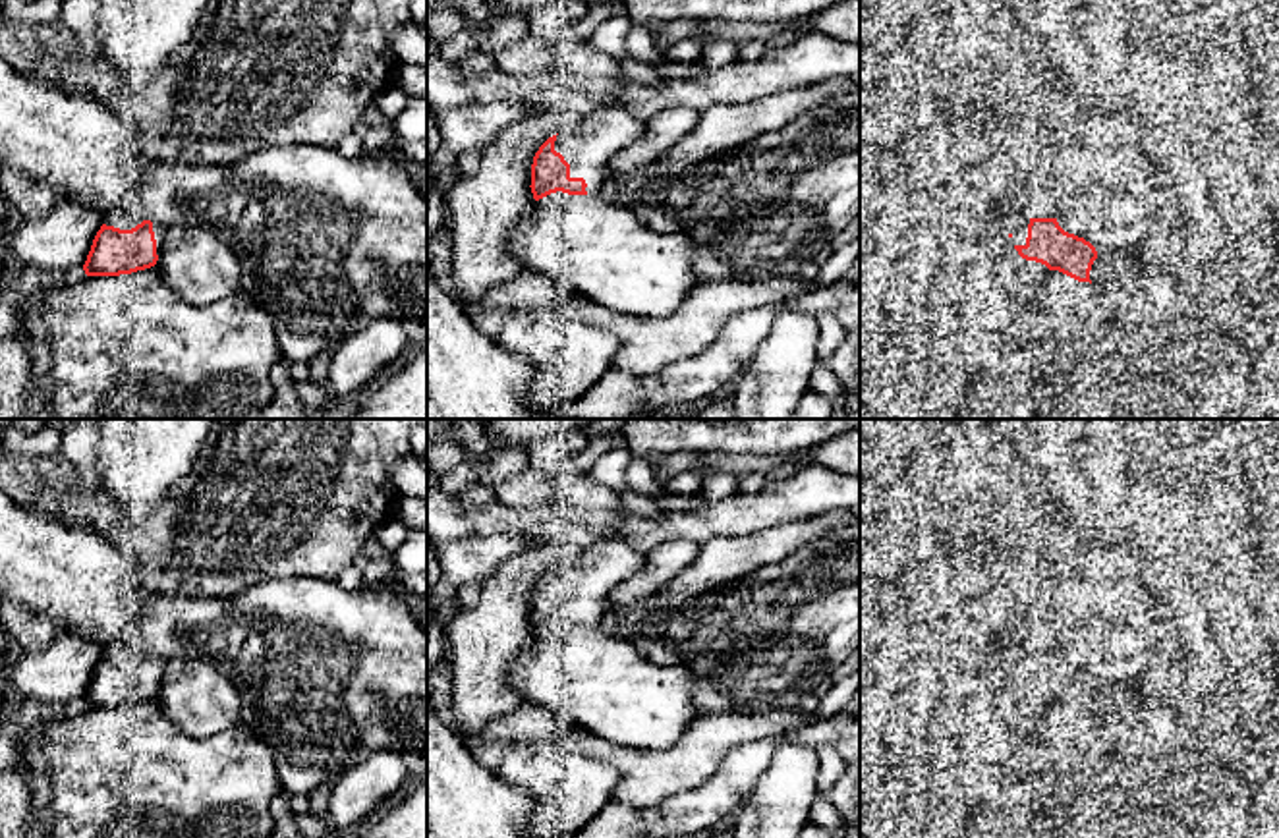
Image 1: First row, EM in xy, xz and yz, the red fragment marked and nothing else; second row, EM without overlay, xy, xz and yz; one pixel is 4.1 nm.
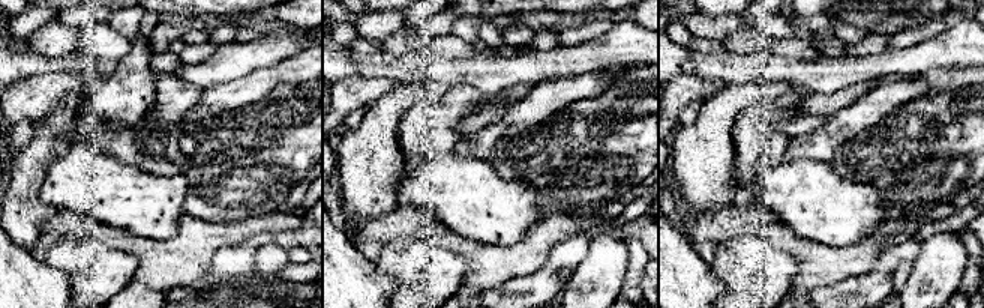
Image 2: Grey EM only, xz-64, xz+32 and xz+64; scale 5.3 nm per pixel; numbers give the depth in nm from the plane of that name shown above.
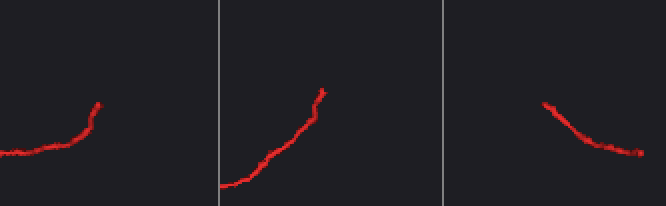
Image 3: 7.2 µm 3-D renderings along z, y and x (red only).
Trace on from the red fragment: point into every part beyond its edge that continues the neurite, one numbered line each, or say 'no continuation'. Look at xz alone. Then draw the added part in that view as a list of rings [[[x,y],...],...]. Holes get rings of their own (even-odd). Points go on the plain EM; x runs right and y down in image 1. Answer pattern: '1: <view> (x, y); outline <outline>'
1: xz (607, 562); outline [[[601,537],[589,543],[576,564],[558,566],[554,583],[570,597],[570,610],[583,610],[587,628],[597,628],[612,606],[612,589],[634,577],[645,566],[645,556],[620,537]]]

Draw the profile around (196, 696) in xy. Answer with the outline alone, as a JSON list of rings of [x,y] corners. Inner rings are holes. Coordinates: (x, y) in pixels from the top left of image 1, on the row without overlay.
[[[168,660],[155,701],[184,734],[199,740],[240,722],[240,691],[209,660]]]

